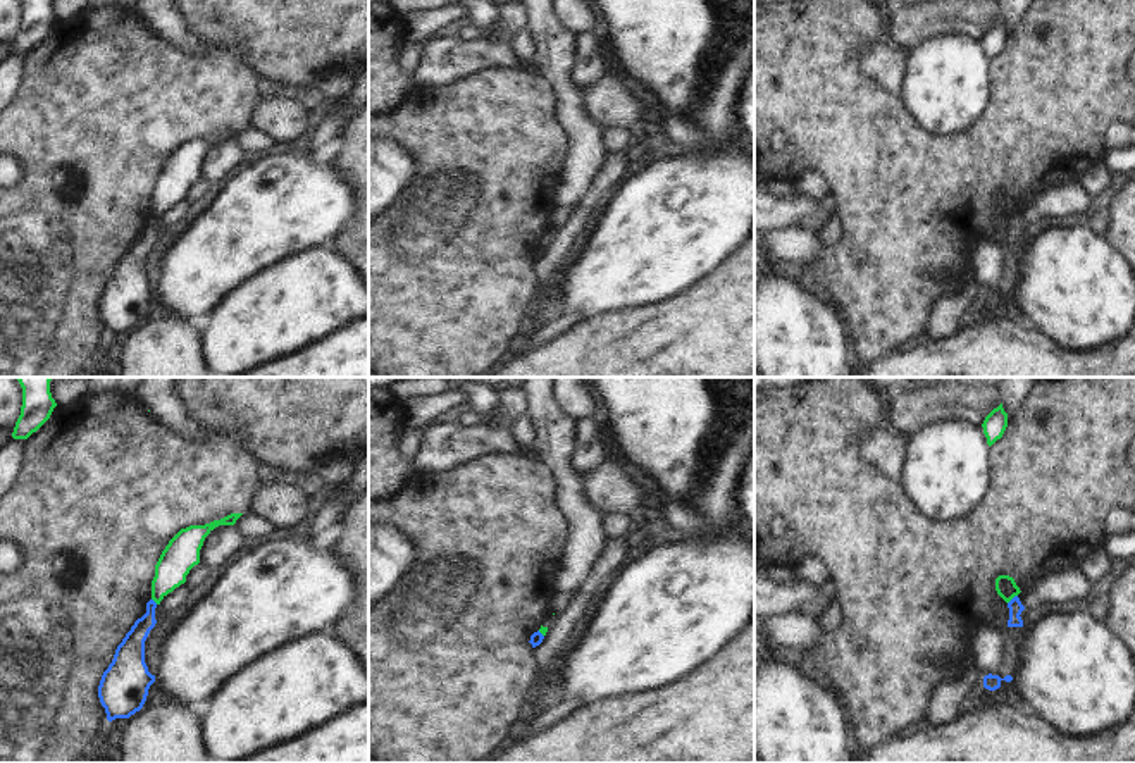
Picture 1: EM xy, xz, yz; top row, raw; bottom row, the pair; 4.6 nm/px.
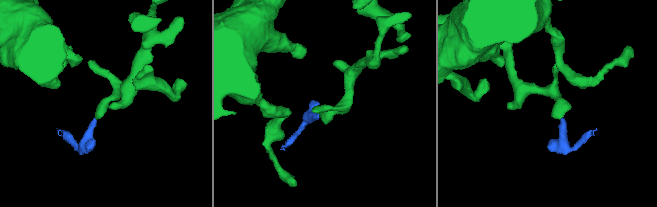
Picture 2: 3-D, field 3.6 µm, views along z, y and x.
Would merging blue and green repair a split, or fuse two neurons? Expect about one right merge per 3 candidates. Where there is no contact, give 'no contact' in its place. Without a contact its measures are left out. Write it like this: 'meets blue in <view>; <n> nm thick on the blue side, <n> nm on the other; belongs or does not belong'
meets blue in yz; 70 nm thick on the blue side, 100 nm on the other; does not belong

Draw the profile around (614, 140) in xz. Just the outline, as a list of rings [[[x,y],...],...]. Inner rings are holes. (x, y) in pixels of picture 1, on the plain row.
[[[606,127],[601,133],[603,160],[606,155],[622,155],[627,148],[627,129]]]

